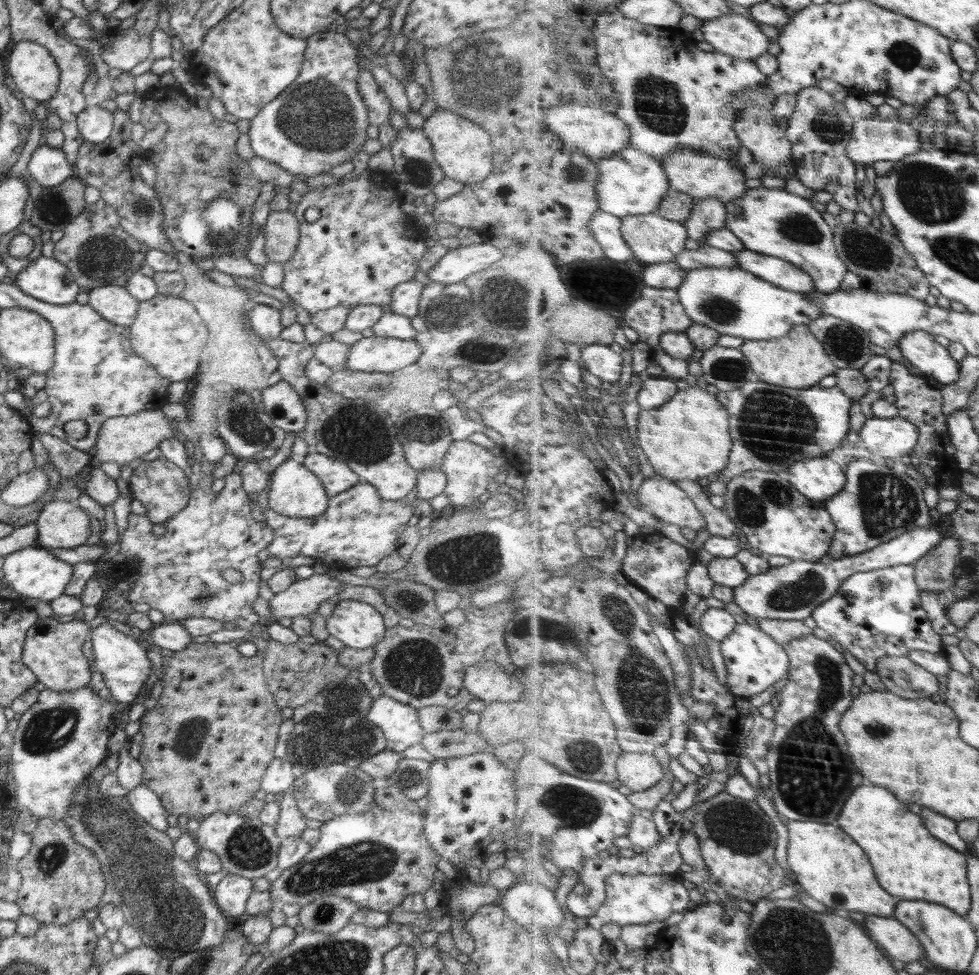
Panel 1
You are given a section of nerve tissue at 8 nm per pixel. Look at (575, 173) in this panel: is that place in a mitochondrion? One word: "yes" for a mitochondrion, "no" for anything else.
yes

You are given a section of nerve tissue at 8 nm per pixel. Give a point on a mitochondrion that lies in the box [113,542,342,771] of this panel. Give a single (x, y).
(192, 737)

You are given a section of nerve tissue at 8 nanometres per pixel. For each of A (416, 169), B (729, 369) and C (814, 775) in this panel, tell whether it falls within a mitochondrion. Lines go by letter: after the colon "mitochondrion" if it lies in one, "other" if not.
A: mitochondrion
B: mitochondrion
C: mitochondrion

